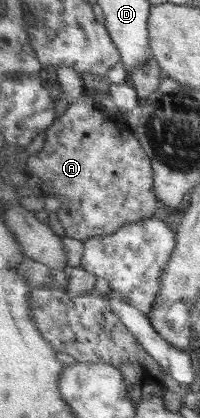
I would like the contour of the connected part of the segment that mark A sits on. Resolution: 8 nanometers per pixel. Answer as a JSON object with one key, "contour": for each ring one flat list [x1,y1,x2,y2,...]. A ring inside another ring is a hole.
{"contour":[[91,99,71,100,62,116,45,130,46,138,41,152,27,159,26,174,43,181,43,187,51,187,51,195,59,199,61,208,57,217,68,238,85,242,95,236,109,235,119,227,145,222,160,215,159,199,154,191,154,173,149,158,145,155,134,130,122,118,108,120,93,107]]}

